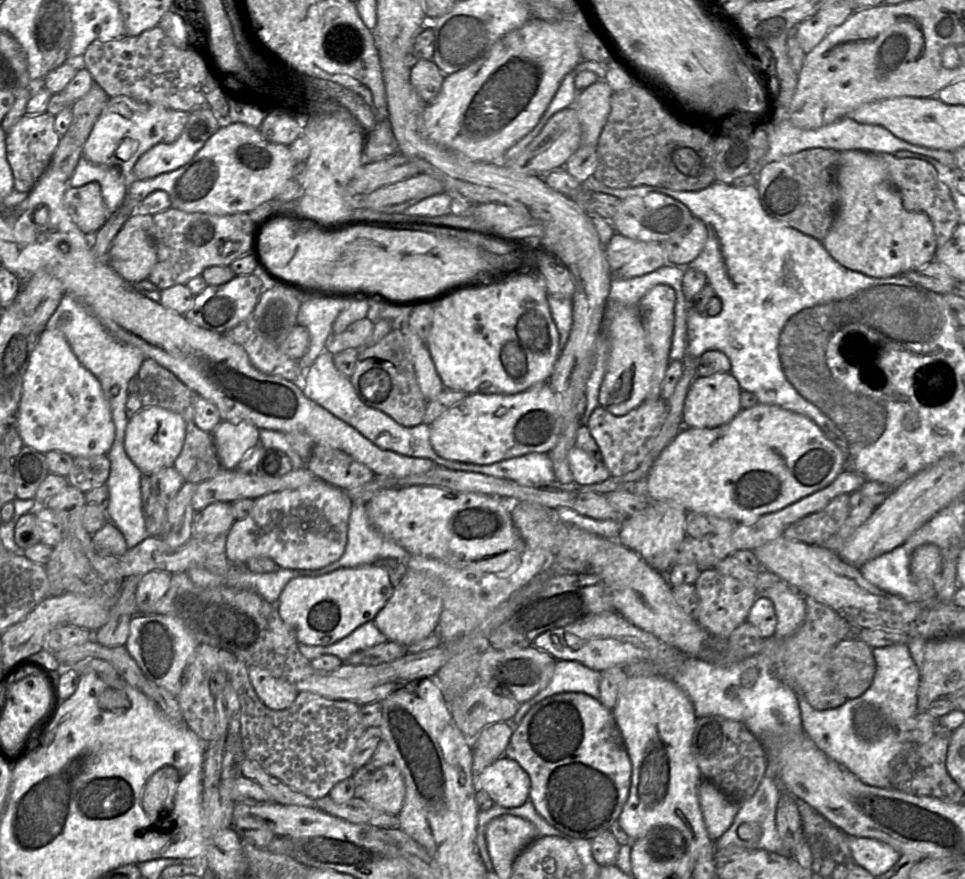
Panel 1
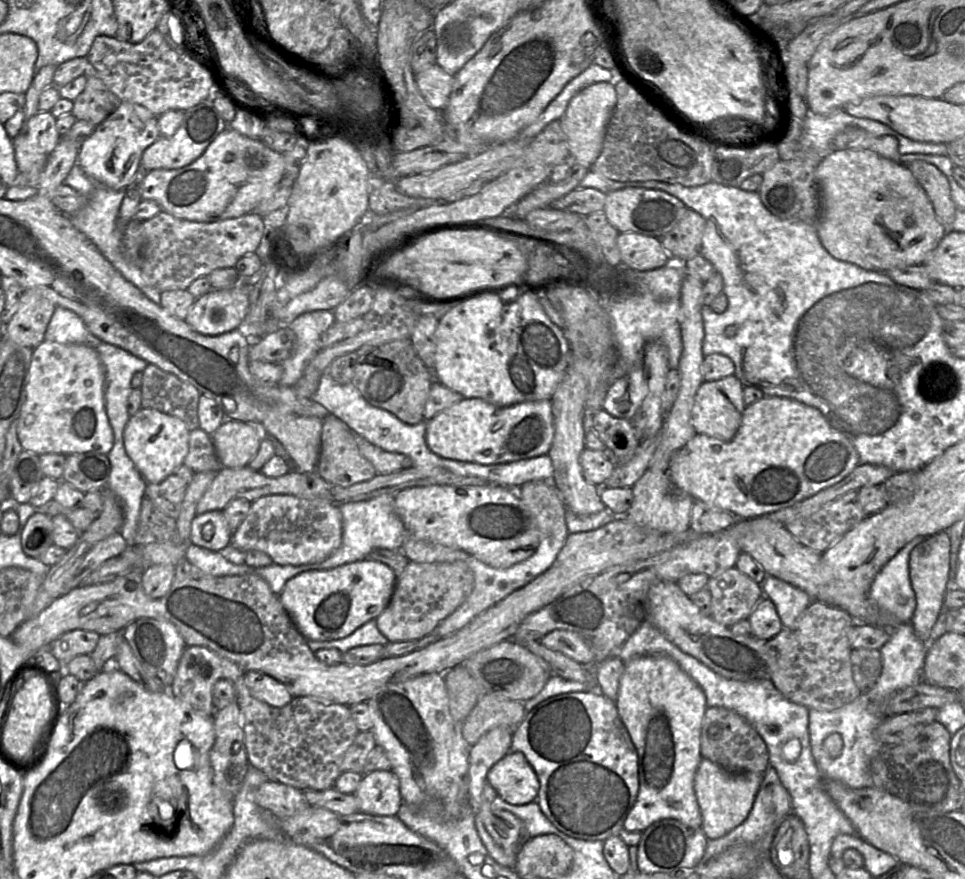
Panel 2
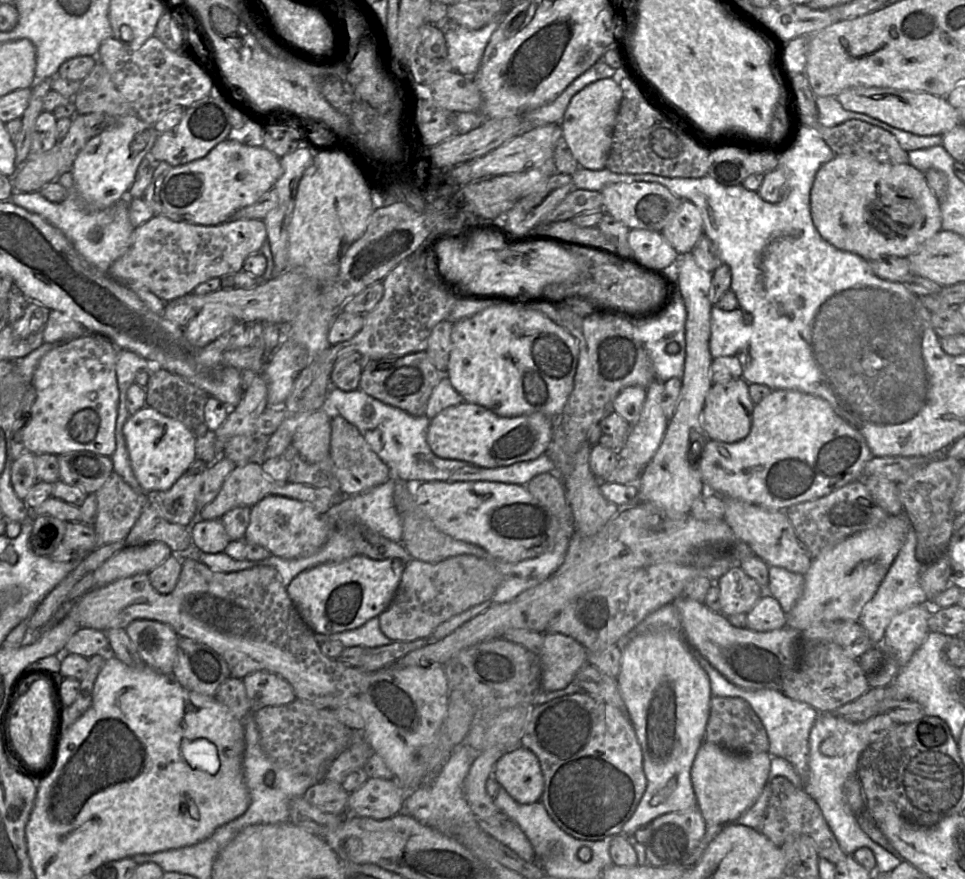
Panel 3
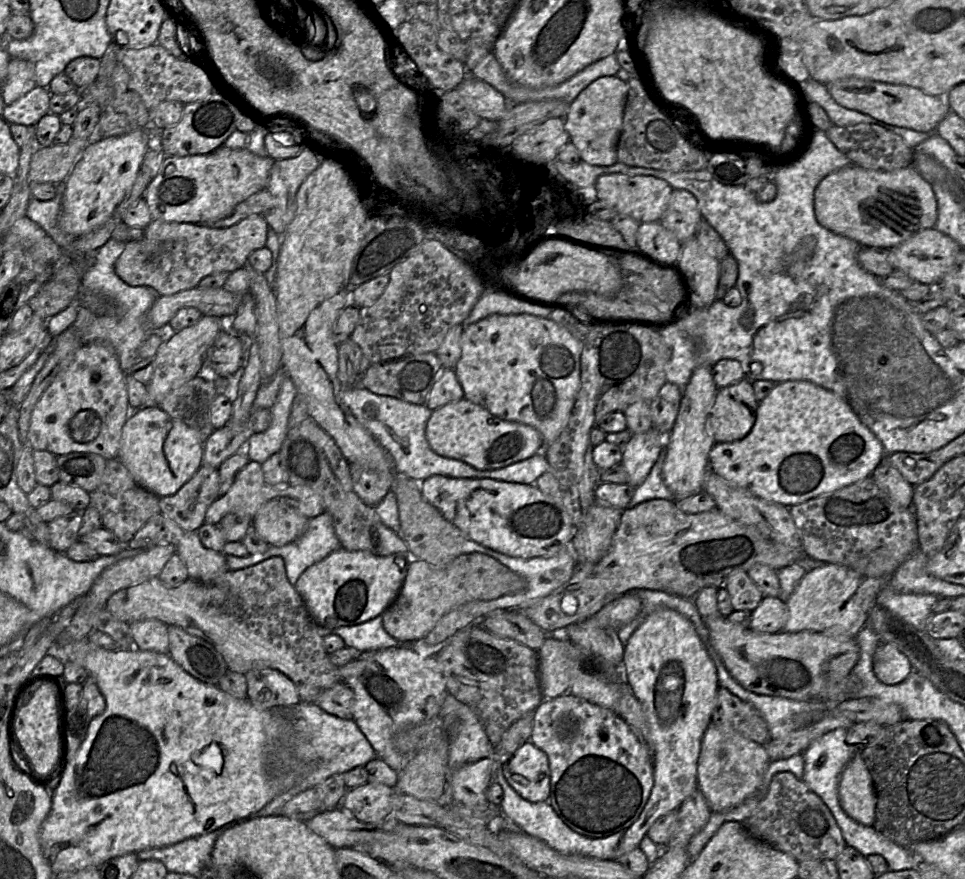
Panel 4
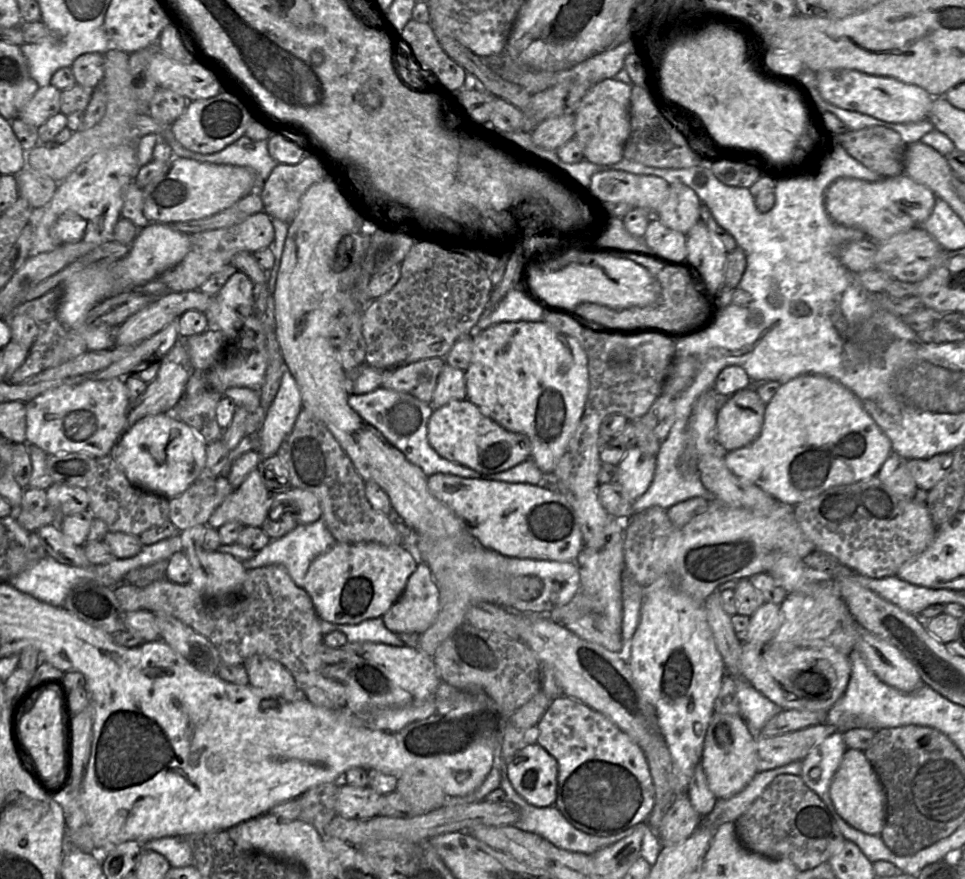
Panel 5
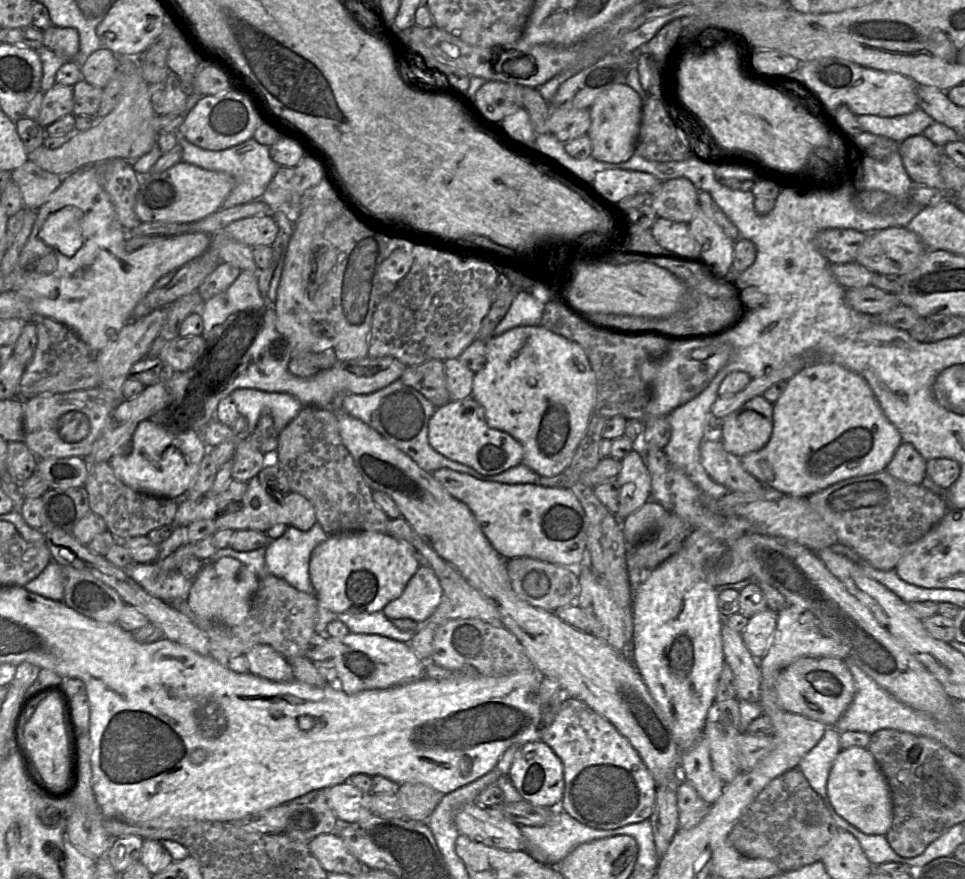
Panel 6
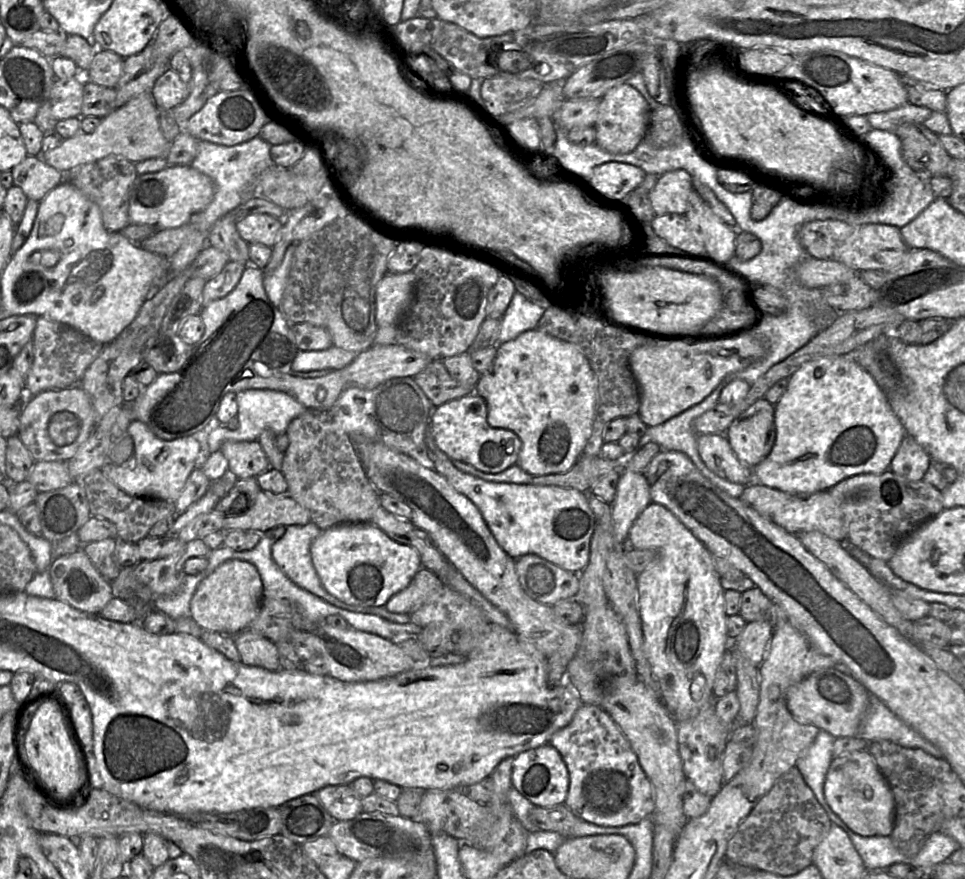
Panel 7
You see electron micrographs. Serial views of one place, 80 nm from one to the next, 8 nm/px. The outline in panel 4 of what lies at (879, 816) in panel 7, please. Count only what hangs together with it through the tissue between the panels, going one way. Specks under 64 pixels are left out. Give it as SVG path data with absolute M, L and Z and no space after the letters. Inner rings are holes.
M860 751L853 756L841 772L838 786L839 801L845 813L864 826L872 826L875 820L876 799L871 775Z

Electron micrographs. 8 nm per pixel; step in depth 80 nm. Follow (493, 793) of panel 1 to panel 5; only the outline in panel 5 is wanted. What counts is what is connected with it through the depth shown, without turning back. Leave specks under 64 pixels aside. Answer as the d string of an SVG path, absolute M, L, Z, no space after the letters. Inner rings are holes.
M538 743L526 745L516 752L507 764L507 775L515 791L529 804L555 806L558 764Z

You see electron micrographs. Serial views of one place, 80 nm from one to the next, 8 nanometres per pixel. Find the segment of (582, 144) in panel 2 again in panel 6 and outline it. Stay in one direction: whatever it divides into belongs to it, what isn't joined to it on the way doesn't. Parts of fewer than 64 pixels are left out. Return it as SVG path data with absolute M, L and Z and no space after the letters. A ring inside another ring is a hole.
M615 84L603 91L588 108L591 124L587 135L591 140L591 156L602 162L621 163L635 153L640 129L643 100L627 84Z

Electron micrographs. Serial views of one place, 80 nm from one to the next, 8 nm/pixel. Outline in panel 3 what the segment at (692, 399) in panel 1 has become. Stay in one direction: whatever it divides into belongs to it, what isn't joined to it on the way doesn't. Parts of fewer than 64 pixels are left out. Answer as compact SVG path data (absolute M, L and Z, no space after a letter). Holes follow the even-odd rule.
M743 378L726 383L713 383L701 411L702 426L709 439L732 443L745 438L751 428L754 402L749 395L749 383Z

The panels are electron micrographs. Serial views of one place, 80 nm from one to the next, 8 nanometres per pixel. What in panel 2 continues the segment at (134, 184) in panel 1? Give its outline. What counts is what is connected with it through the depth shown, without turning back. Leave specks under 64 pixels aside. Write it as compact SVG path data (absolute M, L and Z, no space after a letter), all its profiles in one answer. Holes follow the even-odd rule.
M227 127L191 164L178 169L154 169L143 172L136 184L142 199L155 201L162 211L168 212L176 218L196 222L215 222L236 218L254 211L263 199L274 192L284 173L283 154L271 150L259 139L249 138Z

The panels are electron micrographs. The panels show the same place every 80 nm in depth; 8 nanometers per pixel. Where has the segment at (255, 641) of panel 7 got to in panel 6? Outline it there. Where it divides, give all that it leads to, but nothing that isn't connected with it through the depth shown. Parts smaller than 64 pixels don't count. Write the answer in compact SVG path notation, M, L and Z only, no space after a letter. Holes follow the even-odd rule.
M256 644L245 654L249 672L271 681L289 682L294 674L288 660L268 644Z

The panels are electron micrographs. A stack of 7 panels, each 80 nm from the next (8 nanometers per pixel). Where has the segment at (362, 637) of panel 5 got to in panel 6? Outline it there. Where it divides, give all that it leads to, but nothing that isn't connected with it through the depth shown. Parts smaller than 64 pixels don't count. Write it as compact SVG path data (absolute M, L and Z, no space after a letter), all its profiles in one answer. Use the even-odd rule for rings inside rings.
M382 611L356 615L340 613L338 620L342 621L352 633L377 634L404 643L408 643L417 632L397 628Z

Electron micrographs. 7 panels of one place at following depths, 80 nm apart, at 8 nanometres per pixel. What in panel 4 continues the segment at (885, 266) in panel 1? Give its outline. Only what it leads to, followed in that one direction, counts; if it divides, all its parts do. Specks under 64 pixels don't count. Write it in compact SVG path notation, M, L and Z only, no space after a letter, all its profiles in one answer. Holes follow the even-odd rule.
M856 164L826 176L814 194L818 223L865 247L891 249L913 235L935 227L938 206L933 187L914 167L875 171Z

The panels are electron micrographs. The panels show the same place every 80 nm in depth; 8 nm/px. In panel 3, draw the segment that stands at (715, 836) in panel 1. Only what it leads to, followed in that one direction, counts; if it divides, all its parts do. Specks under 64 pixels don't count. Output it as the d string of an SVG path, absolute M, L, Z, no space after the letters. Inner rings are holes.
M704 740L691 770L691 780L699 808L707 827L737 821L760 796L770 771L768 752L738 754Z

